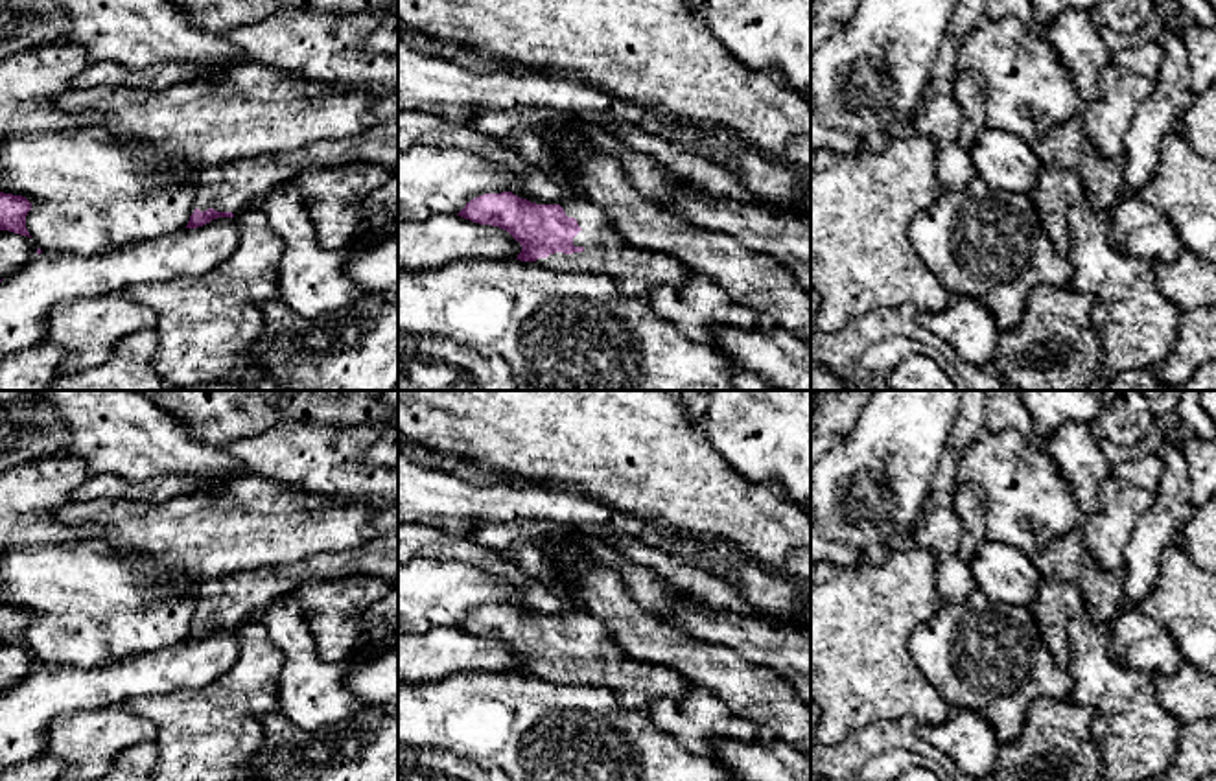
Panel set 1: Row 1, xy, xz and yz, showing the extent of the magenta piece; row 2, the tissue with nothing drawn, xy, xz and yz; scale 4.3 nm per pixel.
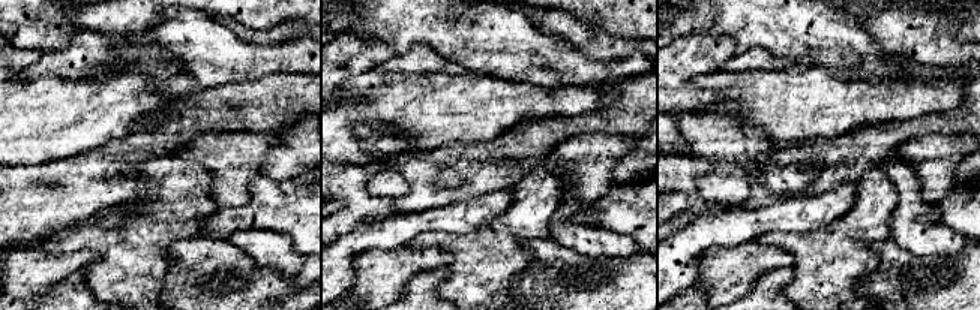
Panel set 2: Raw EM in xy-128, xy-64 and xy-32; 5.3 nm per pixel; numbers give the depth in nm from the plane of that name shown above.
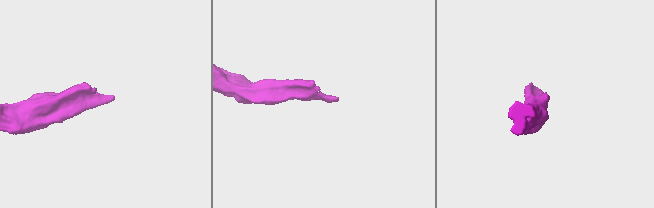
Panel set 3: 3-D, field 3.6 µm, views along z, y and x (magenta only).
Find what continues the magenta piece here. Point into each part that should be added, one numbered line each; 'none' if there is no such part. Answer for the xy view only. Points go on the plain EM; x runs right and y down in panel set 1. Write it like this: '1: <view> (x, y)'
1: xy (231, 599)

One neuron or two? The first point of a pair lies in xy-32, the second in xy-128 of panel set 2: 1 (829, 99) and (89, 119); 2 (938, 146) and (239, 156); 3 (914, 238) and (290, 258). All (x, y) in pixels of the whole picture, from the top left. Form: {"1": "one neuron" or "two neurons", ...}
{"1": "one neuron", "2": "one neuron", "3": "one neuron"}

